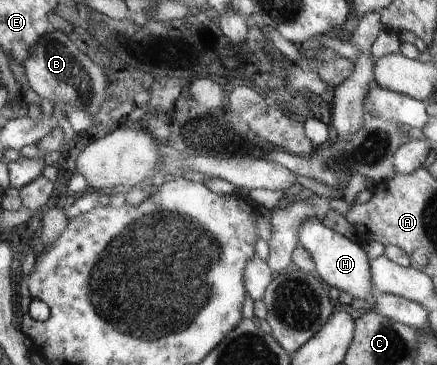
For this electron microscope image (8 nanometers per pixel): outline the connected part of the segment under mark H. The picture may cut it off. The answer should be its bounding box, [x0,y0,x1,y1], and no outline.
[299,216,378,303]

